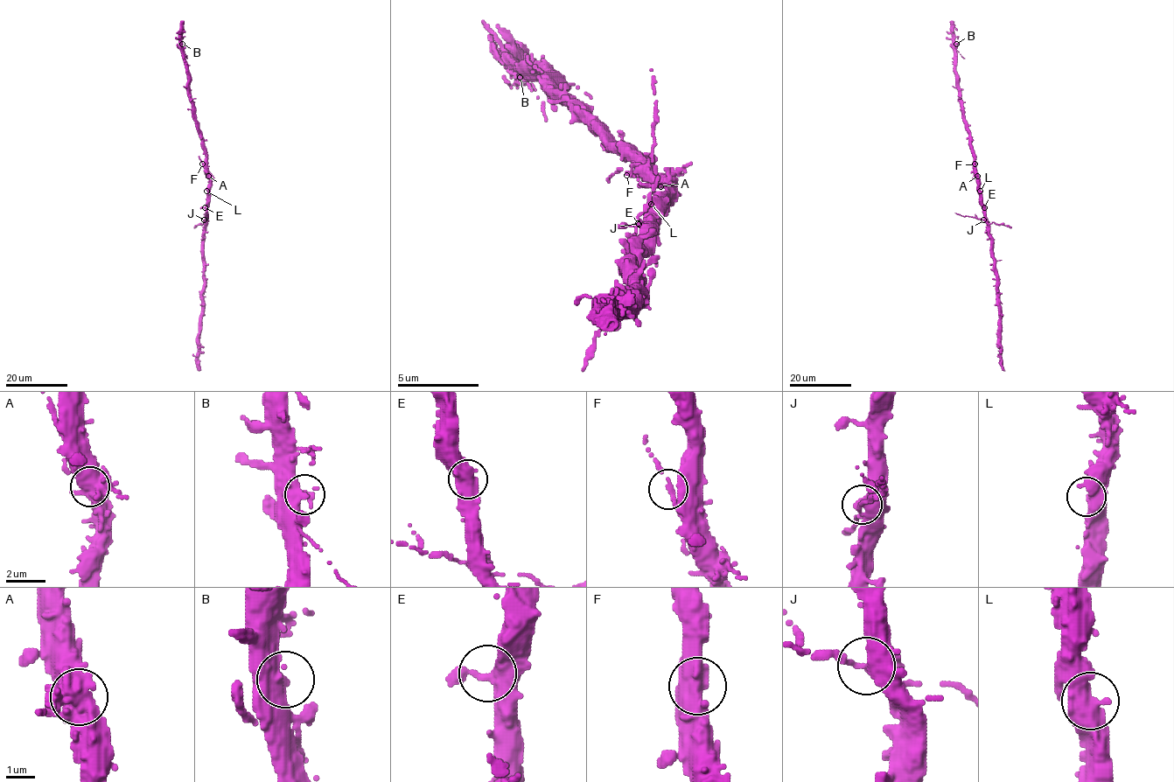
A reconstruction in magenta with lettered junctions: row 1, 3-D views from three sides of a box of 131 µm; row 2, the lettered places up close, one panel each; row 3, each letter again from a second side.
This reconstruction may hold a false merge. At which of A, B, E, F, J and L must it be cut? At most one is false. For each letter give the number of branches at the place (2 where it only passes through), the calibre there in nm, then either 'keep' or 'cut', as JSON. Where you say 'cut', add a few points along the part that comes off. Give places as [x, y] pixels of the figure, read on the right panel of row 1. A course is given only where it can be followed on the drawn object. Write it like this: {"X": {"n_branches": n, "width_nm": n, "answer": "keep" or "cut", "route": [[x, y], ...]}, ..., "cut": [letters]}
{"A": {"n_branches": 3, "width_nm": 600, "answer": "keep"}, "B": {"n_branches": 2, "width_nm": 400, "answer": "keep"}, "E": {"n_branches": 2, "width_nm": 400, "answer": "keep"}, "F": {"n_branches": 2, "width_nm": 220, "answer": "keep"}, "J": {"n_branches": 3, "width_nm": 320, "answer": "cut", "route": [[984, 220], [954, 212]]}, "L": {"n_branches": 2, "width_nm": 400, "answer": "keep"}, "cut": ["J"]}

